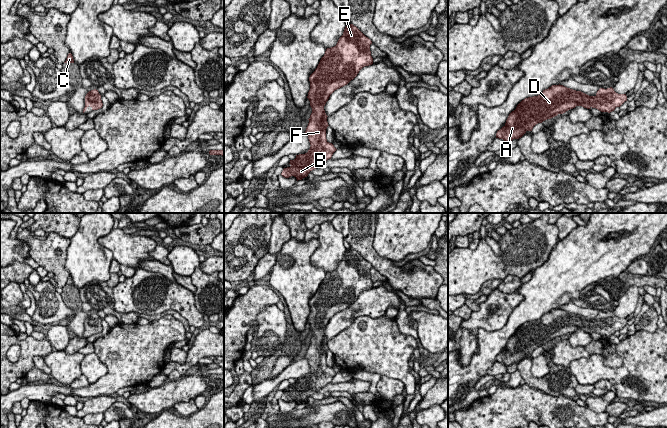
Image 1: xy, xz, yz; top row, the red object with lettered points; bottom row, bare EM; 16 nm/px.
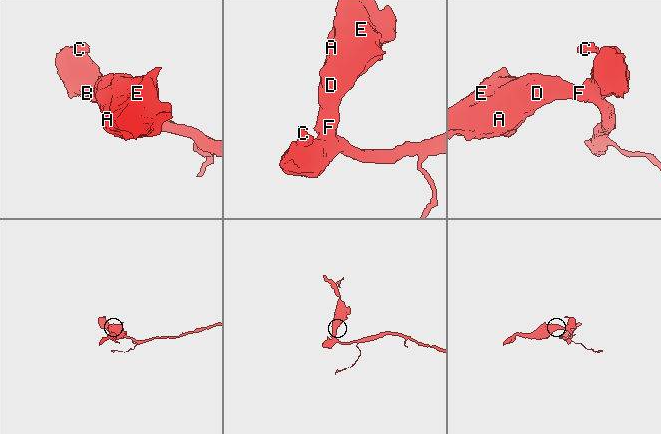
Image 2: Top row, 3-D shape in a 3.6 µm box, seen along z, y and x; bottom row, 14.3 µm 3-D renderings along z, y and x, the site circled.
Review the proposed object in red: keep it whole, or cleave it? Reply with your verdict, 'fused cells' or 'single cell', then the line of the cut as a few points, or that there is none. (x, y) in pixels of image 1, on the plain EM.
single cell; no cut

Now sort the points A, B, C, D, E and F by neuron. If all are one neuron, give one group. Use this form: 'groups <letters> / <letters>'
groups A B C D E F

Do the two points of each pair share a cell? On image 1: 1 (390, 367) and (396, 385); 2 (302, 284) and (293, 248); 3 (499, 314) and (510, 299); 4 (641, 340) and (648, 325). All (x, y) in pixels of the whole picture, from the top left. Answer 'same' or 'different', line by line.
1: different
2: same
3: same
4: different

